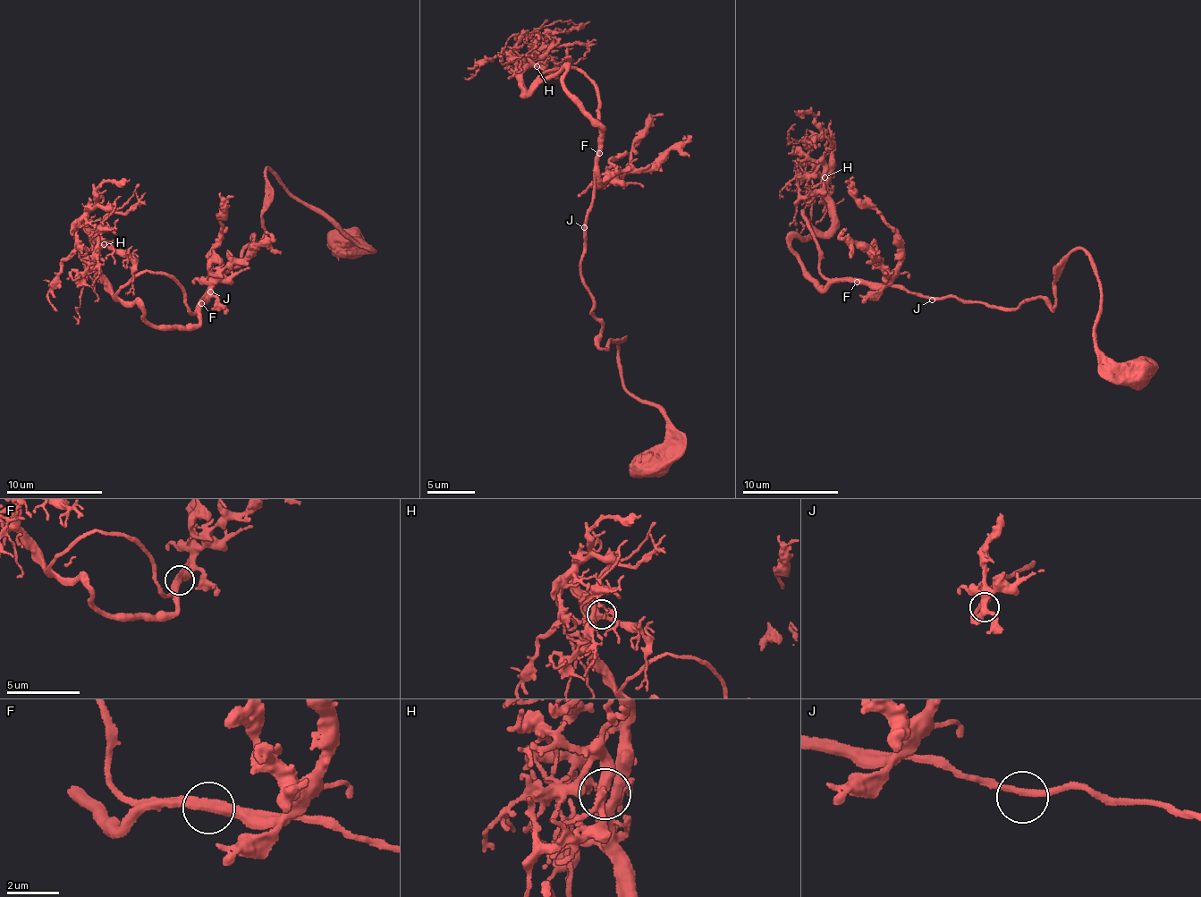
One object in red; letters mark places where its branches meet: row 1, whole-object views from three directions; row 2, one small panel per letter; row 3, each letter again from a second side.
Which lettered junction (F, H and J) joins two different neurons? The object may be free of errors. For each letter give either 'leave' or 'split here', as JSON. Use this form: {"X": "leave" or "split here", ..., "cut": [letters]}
{"F": "leave", "H": "leave", "J": "leave", "cut": []}

